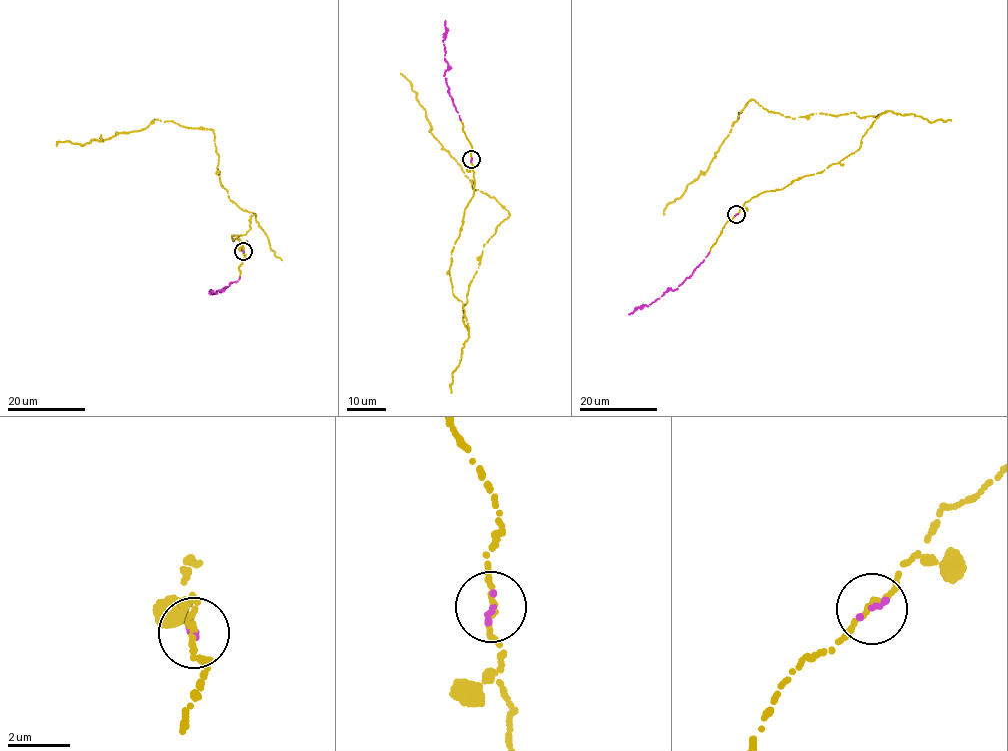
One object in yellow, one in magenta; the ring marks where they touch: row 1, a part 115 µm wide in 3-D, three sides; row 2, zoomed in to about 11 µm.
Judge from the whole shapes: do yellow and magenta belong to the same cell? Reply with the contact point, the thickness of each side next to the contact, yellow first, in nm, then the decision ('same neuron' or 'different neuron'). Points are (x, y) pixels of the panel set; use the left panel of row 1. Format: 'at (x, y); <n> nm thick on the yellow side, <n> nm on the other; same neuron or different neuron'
at (243, 251); 160 nm thick on the yellow side, 200 nm on the other; same neuron

